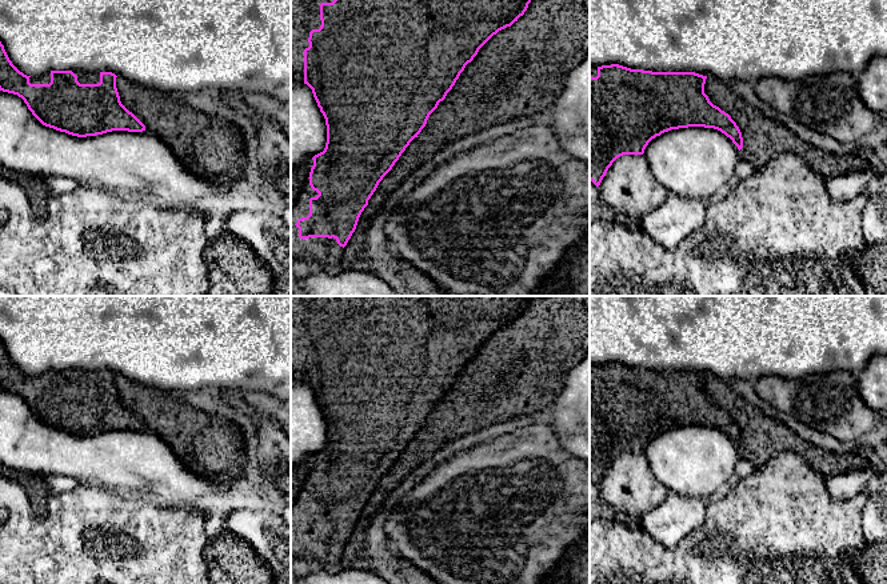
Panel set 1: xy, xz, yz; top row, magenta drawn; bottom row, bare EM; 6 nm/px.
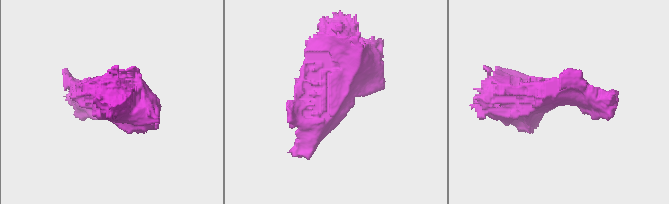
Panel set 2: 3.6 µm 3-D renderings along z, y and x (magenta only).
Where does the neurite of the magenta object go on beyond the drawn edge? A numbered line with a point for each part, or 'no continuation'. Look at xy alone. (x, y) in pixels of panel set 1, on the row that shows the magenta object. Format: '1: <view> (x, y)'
1: xy (83, 78)

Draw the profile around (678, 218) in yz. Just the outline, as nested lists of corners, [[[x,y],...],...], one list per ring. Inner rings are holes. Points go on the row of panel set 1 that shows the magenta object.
[[[668,193],[667,200],[638,224],[656,244],[672,248],[706,223],[706,203]]]

